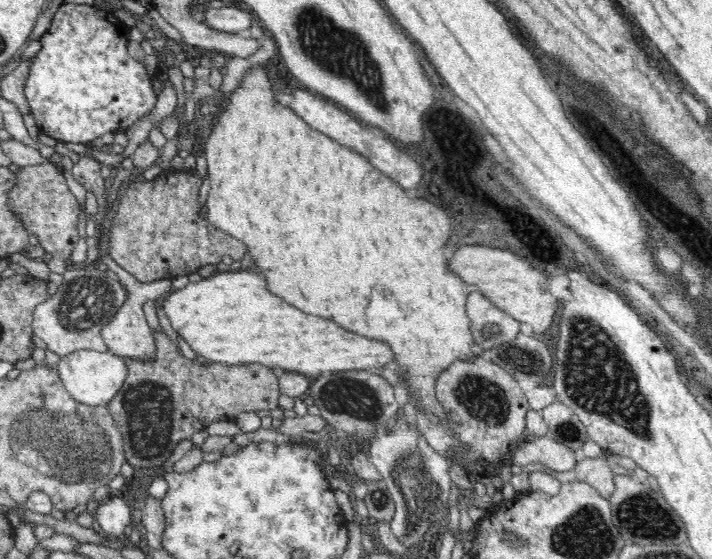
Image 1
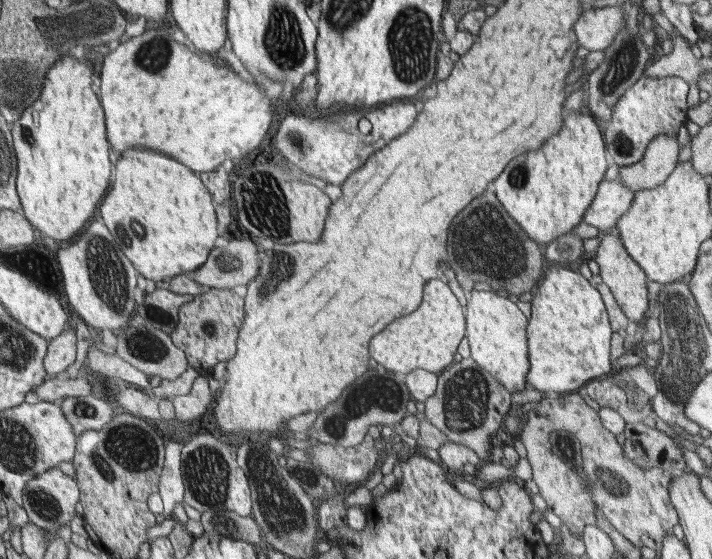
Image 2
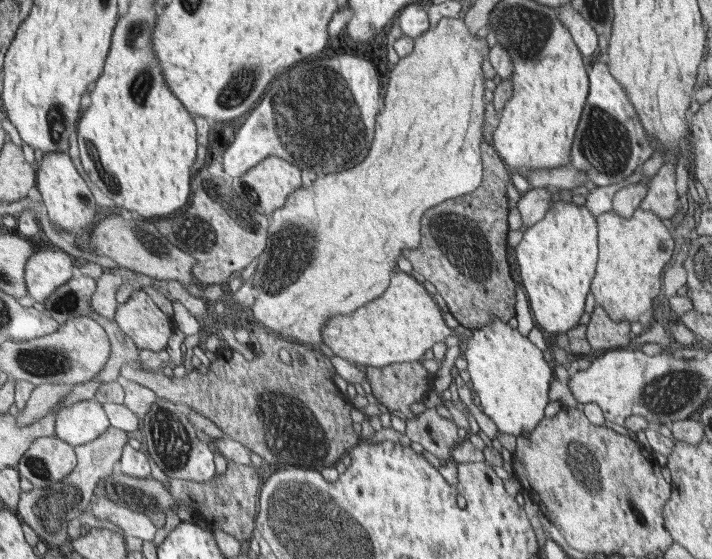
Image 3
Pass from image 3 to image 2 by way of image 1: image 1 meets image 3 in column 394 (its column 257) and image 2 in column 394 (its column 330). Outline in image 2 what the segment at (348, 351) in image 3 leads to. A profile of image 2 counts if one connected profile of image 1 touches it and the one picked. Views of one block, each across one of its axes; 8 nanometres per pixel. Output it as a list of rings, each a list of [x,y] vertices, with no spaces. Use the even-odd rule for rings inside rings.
[[[430,280],[426,284],[426,304],[411,312],[410,316],[394,320],[386,332],[374,336],[370,342],[370,352],[381,370],[389,370],[401,376],[416,370],[427,370],[439,374],[454,362],[458,344],[462,342],[467,331],[467,320],[464,320],[464,308],[448,288],[445,281]]]

